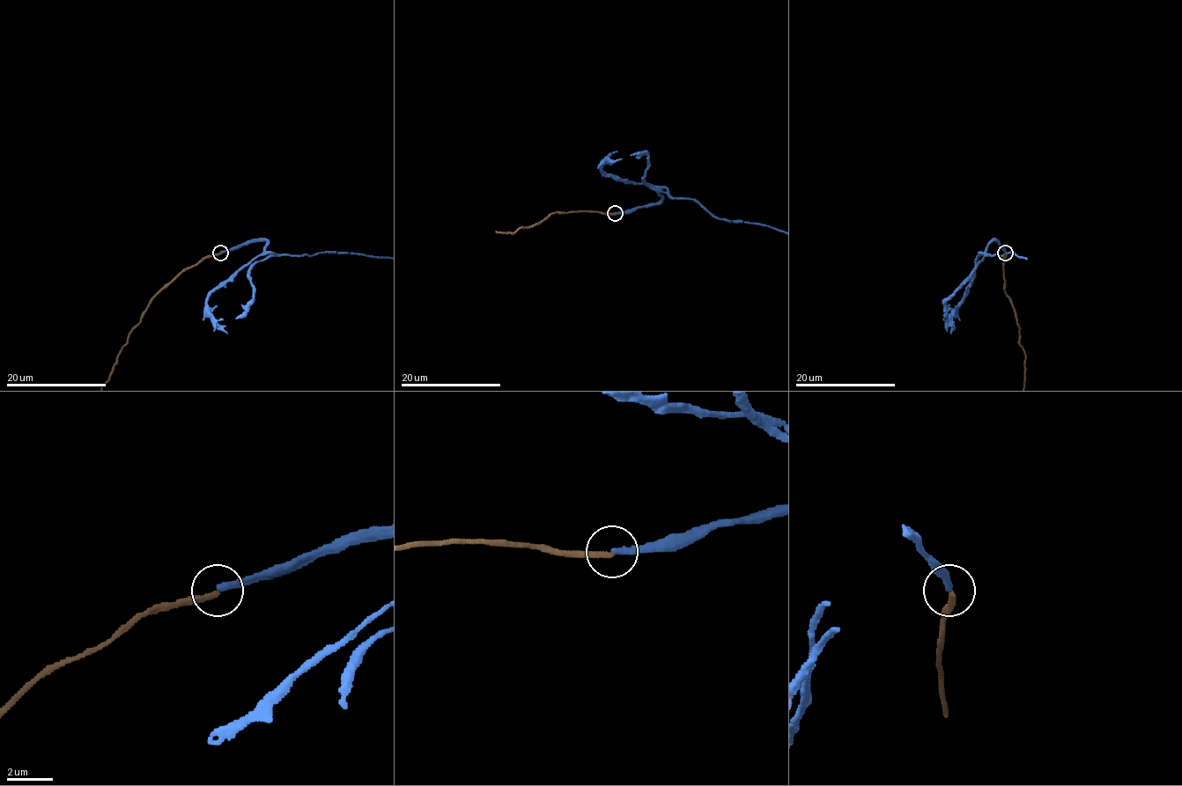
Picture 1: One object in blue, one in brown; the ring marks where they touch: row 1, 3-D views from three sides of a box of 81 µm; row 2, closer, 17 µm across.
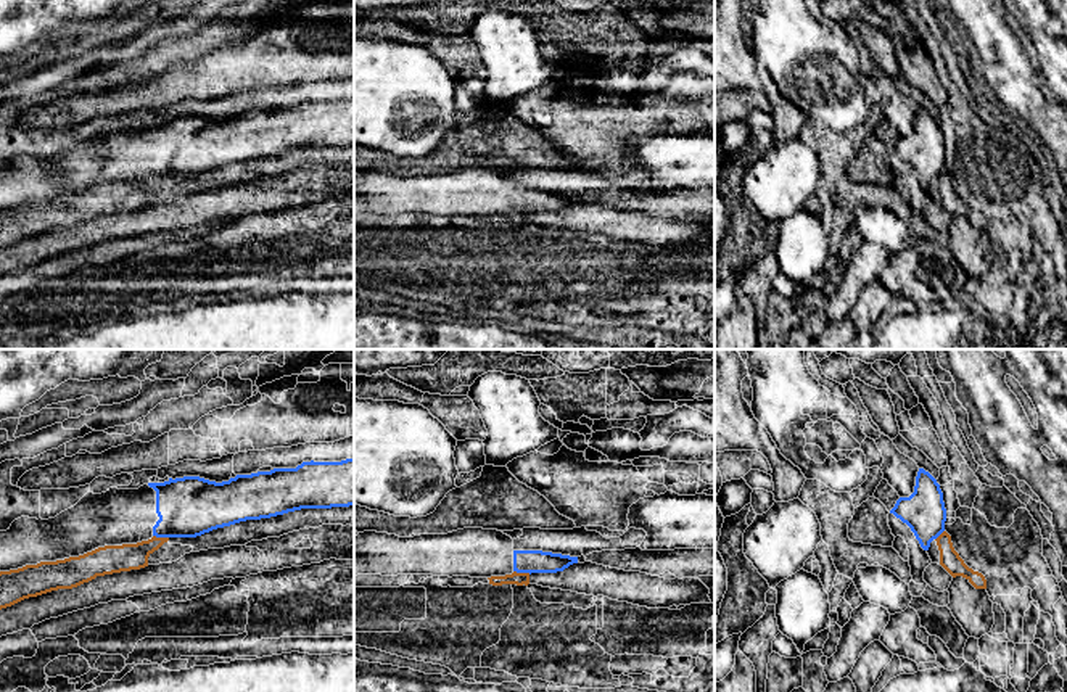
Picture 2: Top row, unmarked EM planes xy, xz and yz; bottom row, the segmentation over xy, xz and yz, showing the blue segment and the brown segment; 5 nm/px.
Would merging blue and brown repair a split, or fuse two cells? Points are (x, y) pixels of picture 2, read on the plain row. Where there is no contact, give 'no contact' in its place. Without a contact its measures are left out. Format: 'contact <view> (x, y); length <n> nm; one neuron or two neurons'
contact xz (522, 211); length 90 nm; two neurons

